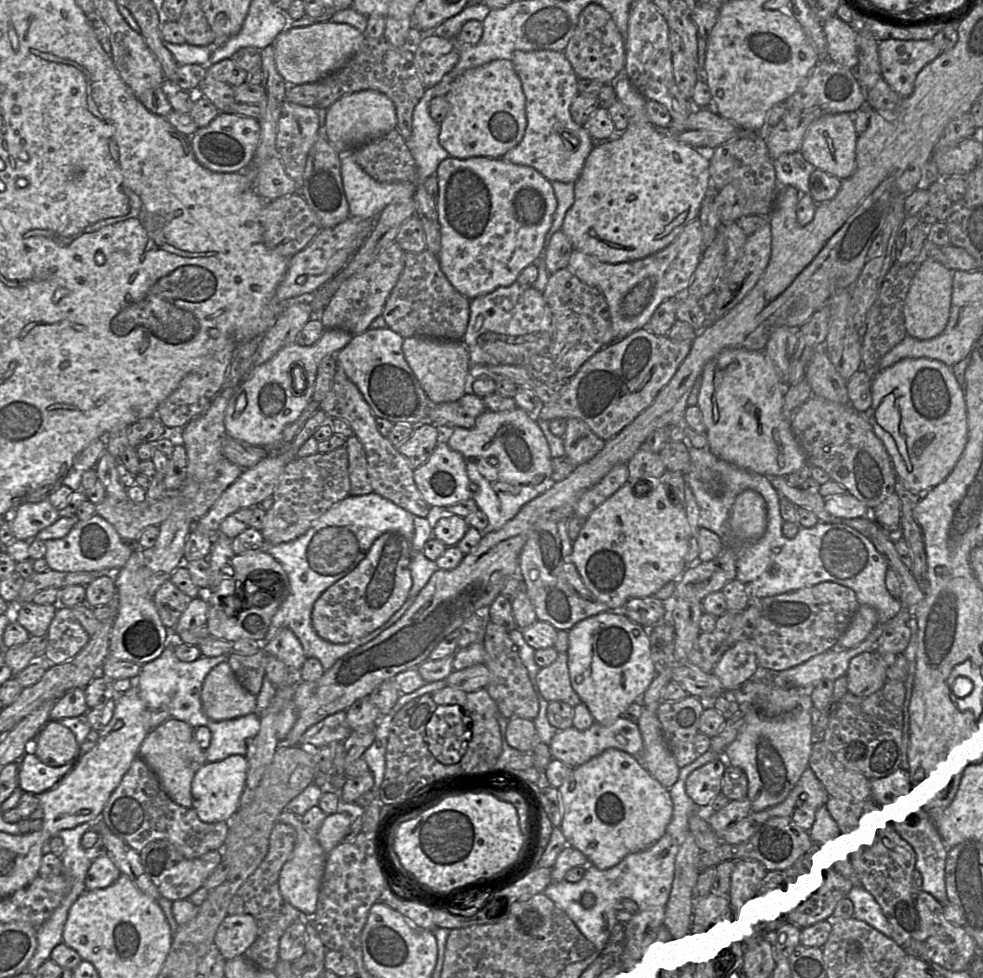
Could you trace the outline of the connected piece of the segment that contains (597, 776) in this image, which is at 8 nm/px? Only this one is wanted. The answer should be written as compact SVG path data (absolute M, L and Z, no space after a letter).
M609 748L585 764L573 768L571 775L558 788L558 791L562 807L562 823L560 829L567 841L567 845L582 852L587 857L589 864L601 871L611 869L618 865L628 855L643 851L654 845L665 834L666 828L670 823L673 814L673 802L669 789L662 786L644 768L639 757L634 757L626 752L614 748Z

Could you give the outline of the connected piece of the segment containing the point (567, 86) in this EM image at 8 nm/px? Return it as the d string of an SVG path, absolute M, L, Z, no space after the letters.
M515 51L511 62L525 95L527 125L520 142L502 158L513 164L530 166L549 181L575 183L594 145L589 133L570 114L570 105L579 94L578 76L561 51Z

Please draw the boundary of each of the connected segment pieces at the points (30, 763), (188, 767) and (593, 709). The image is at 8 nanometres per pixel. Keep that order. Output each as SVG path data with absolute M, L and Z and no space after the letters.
M32 750L18 761L18 786L23 792L39 795L53 788L77 763L72 759L62 766L43 763Z
M169 717L156 728L150 730L139 749L139 756L156 774L162 788L177 804L192 807L192 780L198 769L207 762L205 750L194 739L194 728L188 723Z
M602 612L600 614L591 616L578 622L574 627L572 627L567 632L569 636L569 641L568 641L568 650L566 653L568 655L568 669L572 688L580 697L581 702L585 704L586 707L589 709L595 722L604 726L611 725L624 714L624 712L632 703L641 700L641 697L649 688L652 680L656 676L656 668L651 656L649 631L648 629L642 627L640 624L637 624L632 620L630 620L623 612Z

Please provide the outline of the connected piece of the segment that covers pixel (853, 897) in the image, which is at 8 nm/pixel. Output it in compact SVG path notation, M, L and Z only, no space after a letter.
M856 883L847 885L844 894L853 904L853 917L866 922L884 935L892 937L892 927L874 897Z

